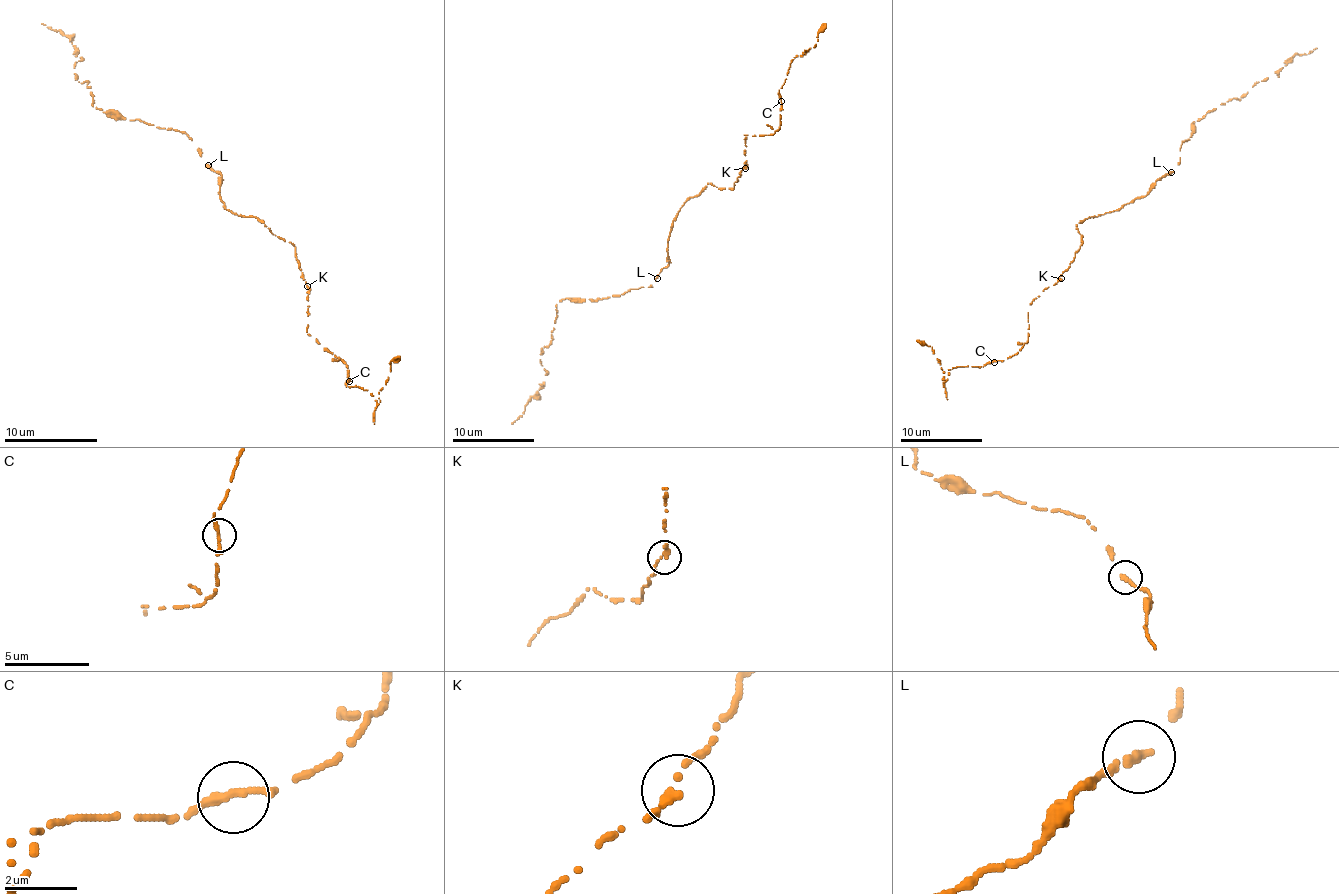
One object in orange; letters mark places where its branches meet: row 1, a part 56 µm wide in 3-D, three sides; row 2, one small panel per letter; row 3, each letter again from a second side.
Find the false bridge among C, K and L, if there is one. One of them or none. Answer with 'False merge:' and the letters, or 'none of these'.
False merge: none of these

